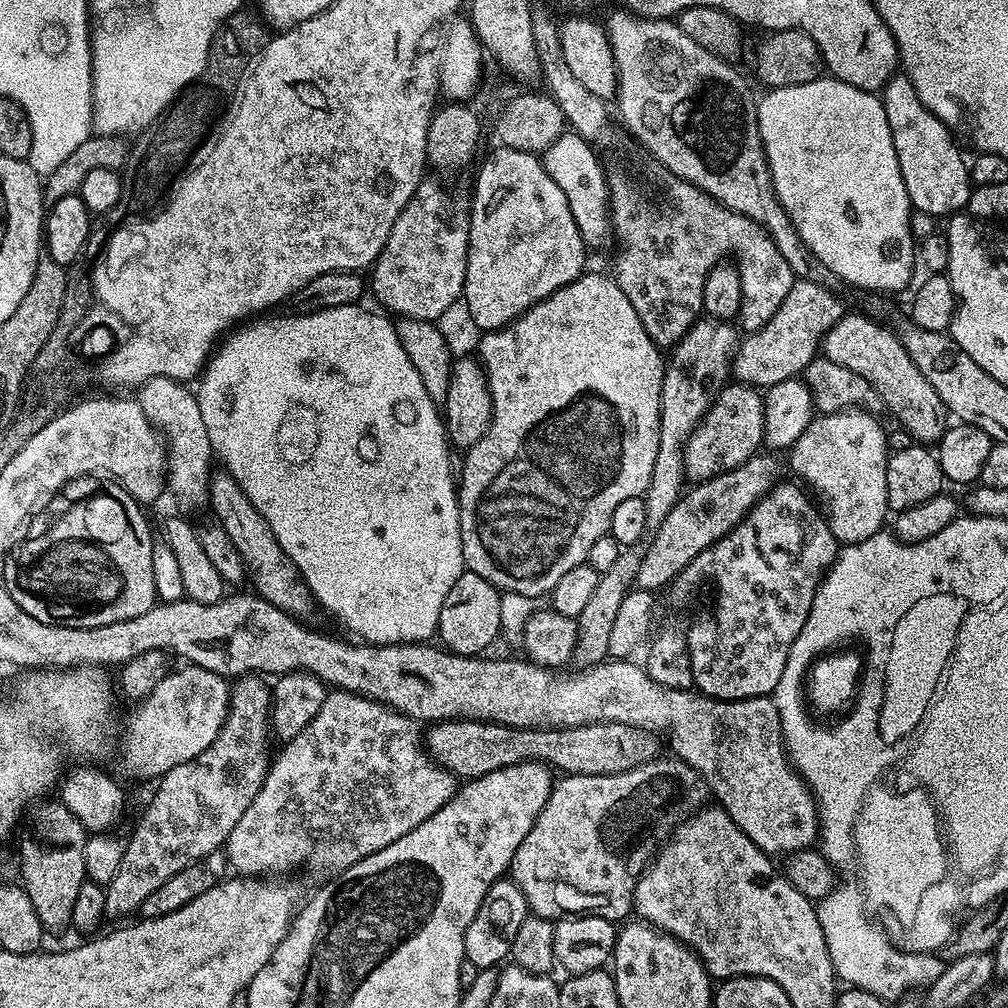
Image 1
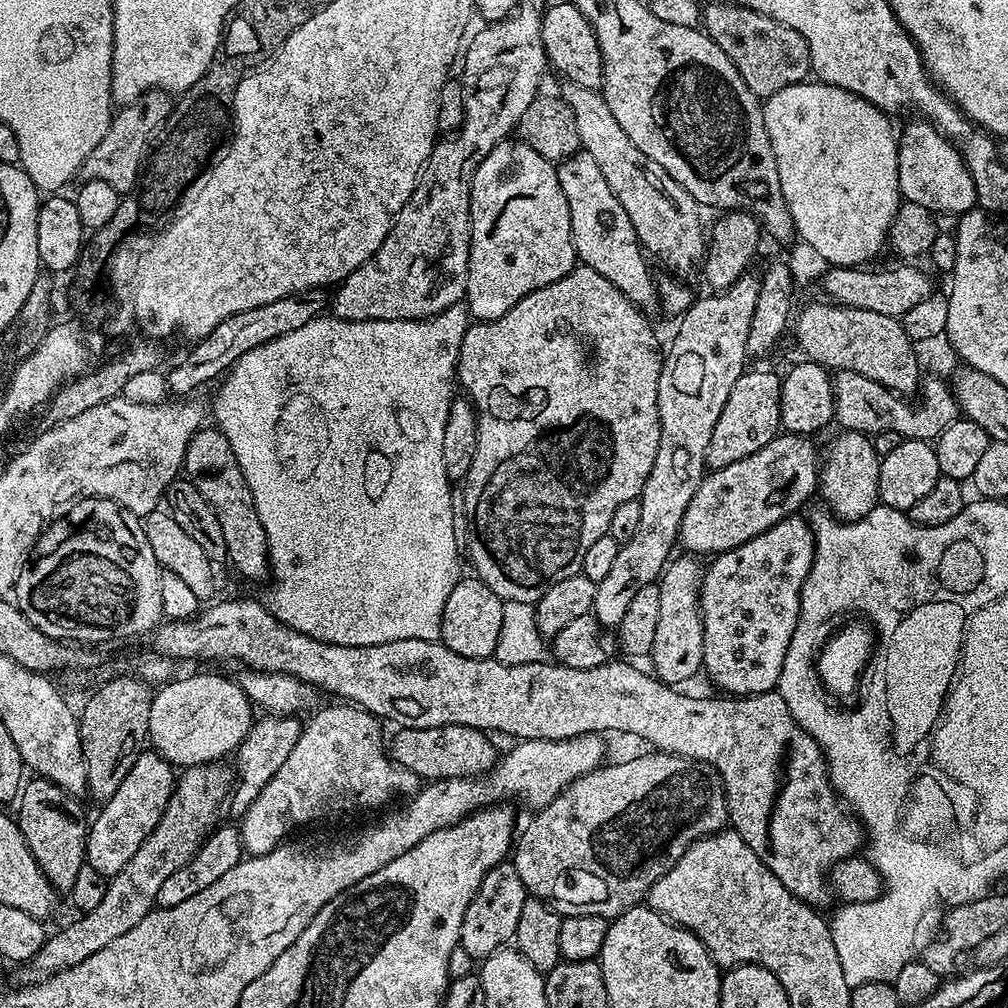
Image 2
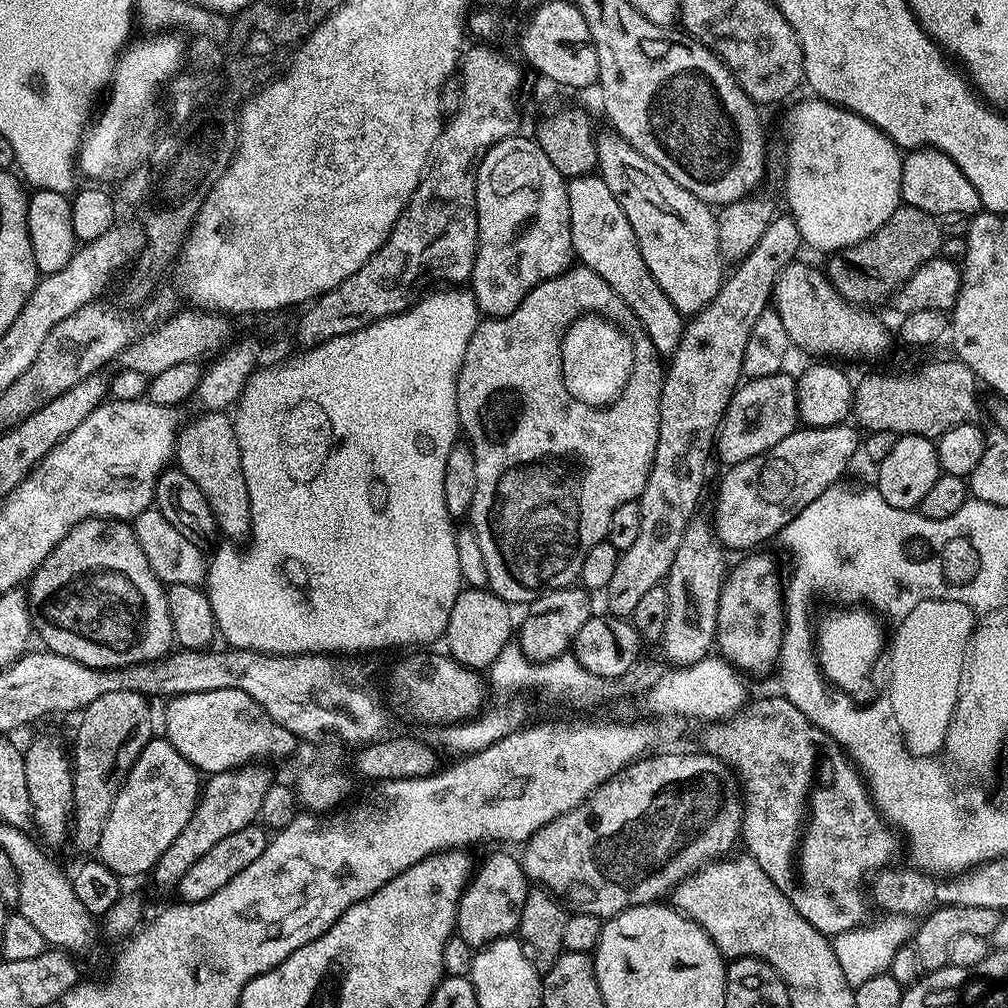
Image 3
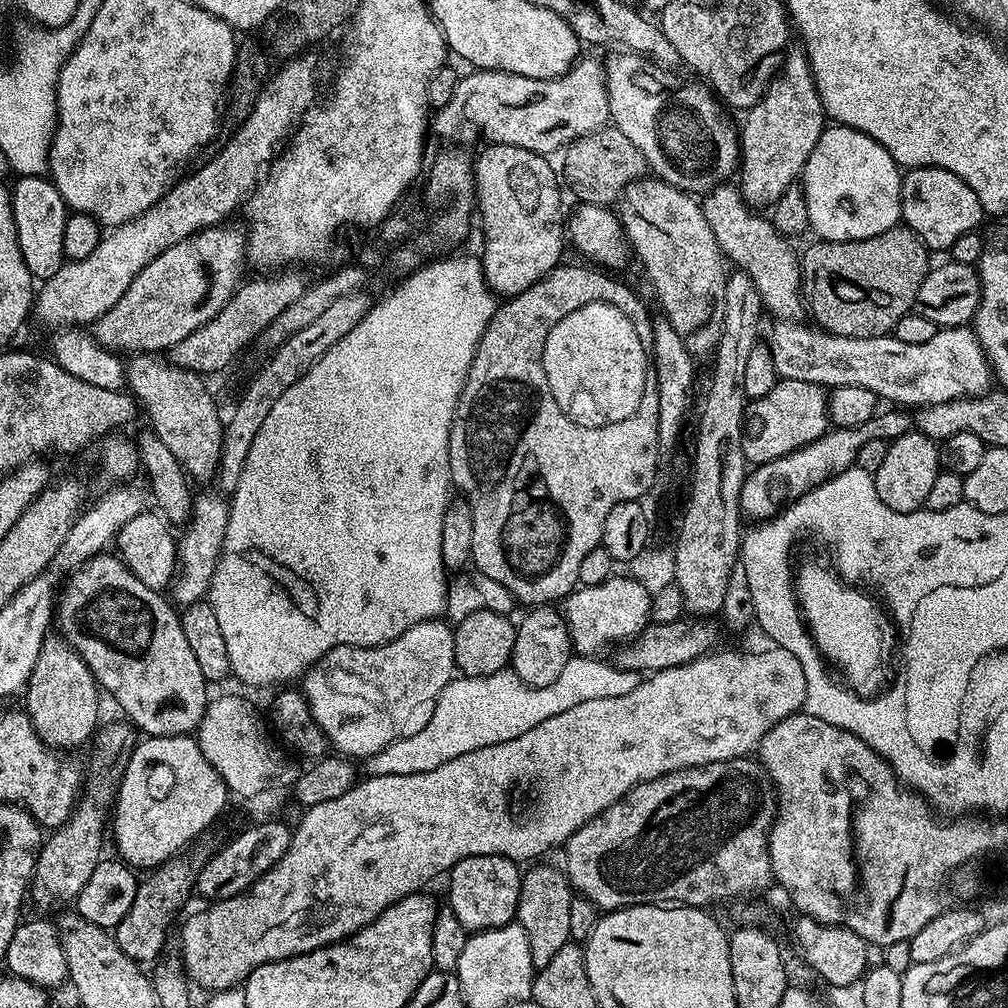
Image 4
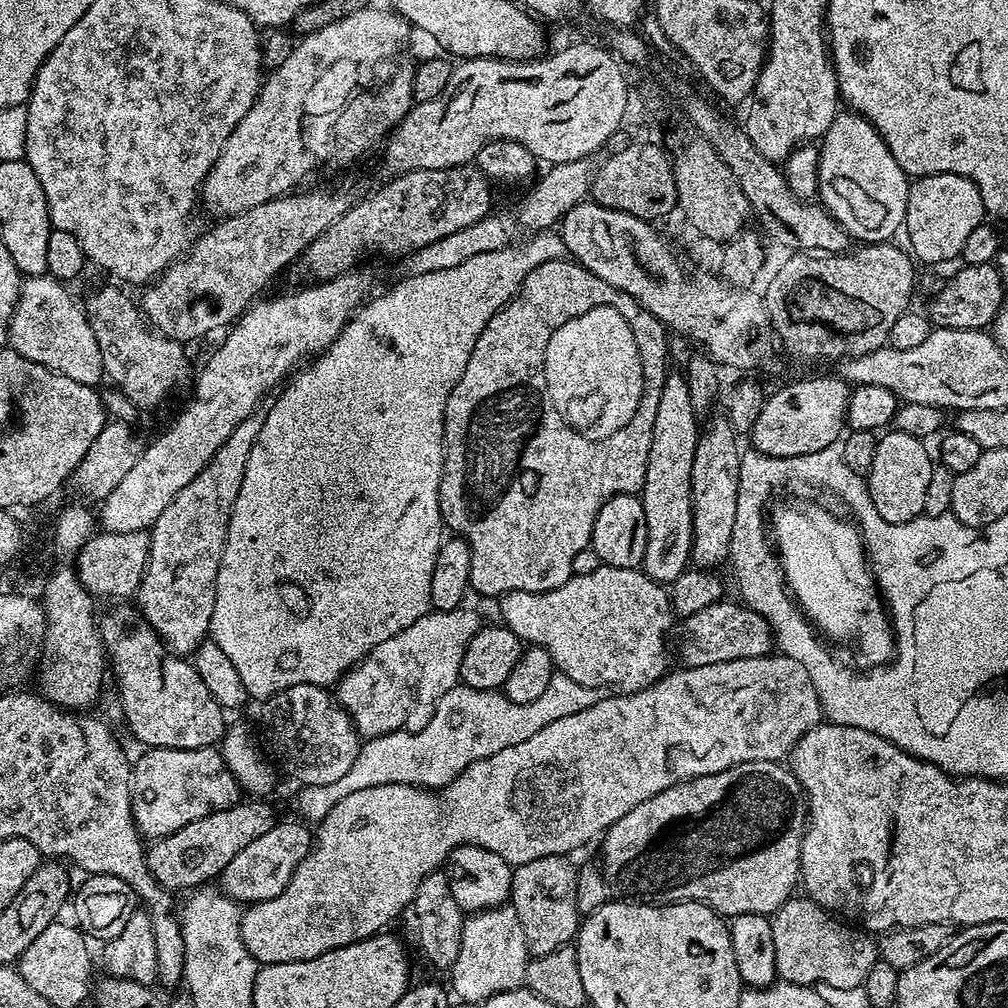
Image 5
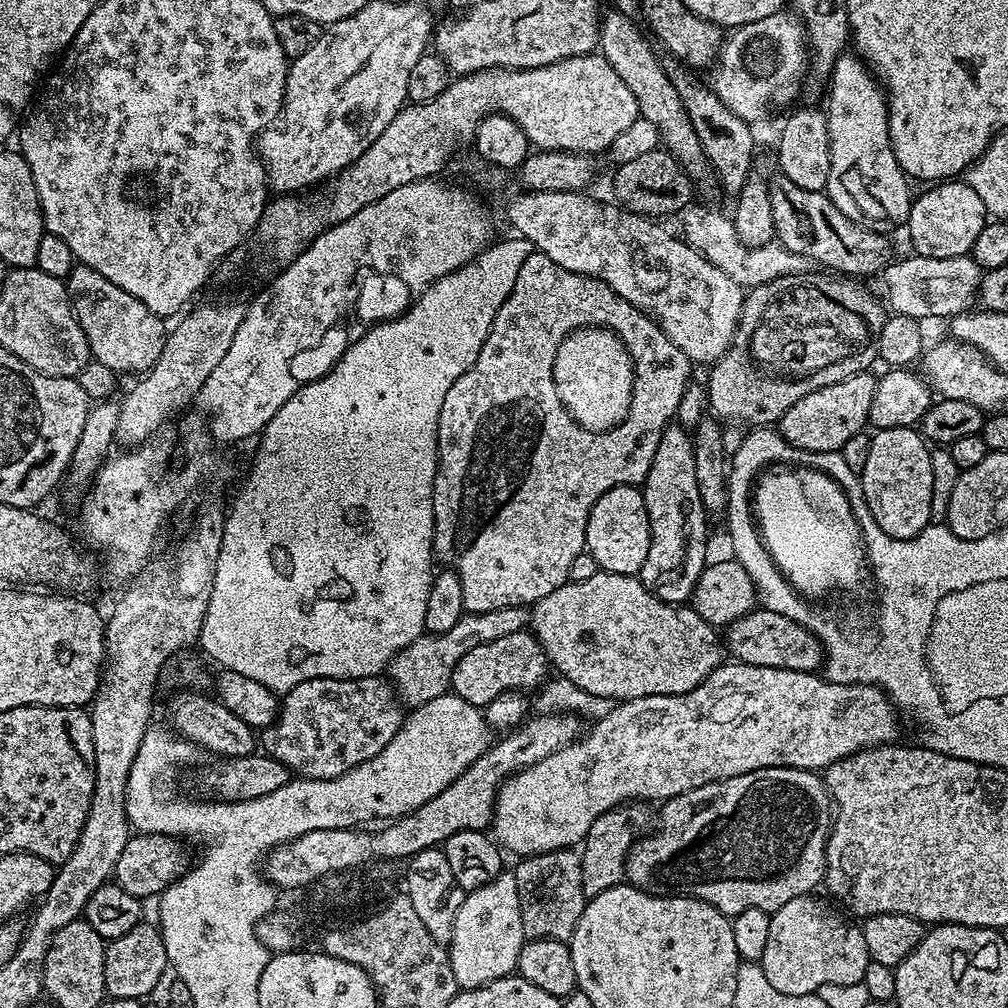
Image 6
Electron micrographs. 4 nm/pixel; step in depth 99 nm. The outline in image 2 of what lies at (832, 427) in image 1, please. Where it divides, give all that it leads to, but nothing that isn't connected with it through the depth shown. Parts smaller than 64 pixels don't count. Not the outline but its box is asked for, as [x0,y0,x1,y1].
[818,430,880,522]

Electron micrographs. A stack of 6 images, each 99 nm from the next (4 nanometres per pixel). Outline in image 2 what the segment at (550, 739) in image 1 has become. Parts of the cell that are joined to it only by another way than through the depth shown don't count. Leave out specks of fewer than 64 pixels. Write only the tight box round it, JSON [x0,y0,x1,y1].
[389,724,498,782]

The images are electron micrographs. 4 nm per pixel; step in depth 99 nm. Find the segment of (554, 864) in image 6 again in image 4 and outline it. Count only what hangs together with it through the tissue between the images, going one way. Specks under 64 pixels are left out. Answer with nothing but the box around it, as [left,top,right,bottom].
[516,862,574,969]

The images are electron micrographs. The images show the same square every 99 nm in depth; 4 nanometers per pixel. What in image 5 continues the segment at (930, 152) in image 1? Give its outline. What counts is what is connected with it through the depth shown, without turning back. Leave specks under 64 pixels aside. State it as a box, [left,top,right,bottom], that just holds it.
[903,174,985,265]

